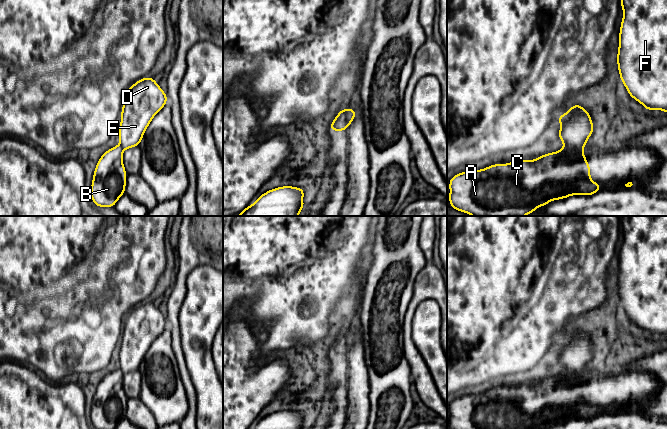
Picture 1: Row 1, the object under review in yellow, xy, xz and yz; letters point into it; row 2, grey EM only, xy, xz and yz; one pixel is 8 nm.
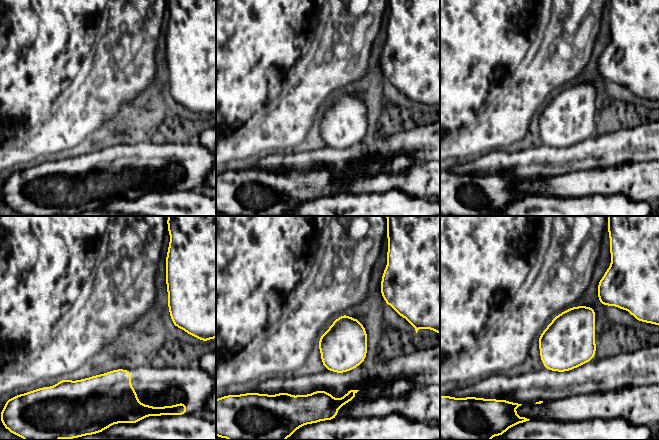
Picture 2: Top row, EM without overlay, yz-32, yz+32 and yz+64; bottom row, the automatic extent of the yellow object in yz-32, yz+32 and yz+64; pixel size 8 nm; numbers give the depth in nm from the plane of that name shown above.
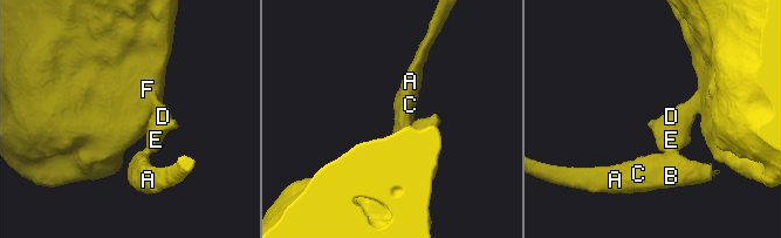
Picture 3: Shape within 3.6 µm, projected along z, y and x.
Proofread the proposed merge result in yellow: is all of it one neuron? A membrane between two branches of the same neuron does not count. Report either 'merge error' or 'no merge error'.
merge error

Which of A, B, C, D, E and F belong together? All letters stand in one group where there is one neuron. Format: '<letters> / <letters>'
A B C / D E F

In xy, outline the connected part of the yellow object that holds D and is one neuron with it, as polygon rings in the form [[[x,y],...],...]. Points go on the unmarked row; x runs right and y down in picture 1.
[[[144,301],[134,307],[123,323],[119,366],[123,373],[140,370],[154,340],[168,326],[166,317],[154,302]]]

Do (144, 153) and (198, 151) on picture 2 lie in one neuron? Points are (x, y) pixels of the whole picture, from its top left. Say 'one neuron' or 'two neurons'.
one neuron

